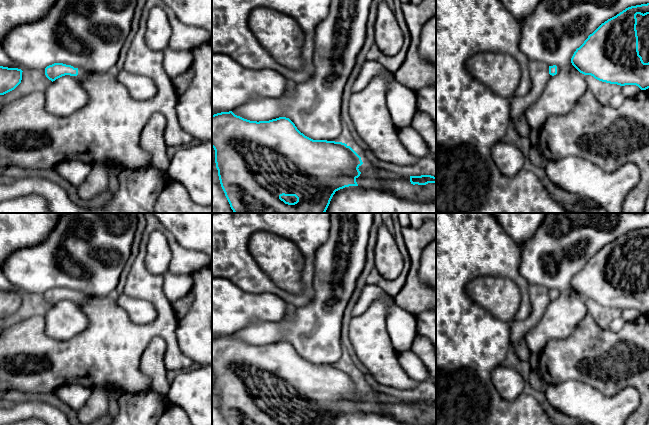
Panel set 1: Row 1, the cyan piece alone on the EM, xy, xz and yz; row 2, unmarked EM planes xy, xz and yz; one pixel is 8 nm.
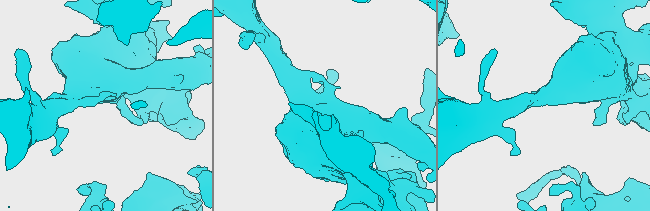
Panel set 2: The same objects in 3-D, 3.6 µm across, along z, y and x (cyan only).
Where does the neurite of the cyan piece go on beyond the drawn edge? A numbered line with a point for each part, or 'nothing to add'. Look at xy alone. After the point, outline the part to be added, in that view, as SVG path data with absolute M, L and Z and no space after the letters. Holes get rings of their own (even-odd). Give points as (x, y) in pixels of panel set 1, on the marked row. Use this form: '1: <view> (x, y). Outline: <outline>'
1: xy (83, 75). Outline: M75 67L74 68L78 69L78 75L77 76L73 76L77 81L79 81L82 85L84 85L85 81L90 78L91 73L89 71L86 71L83 68L80 67Z

